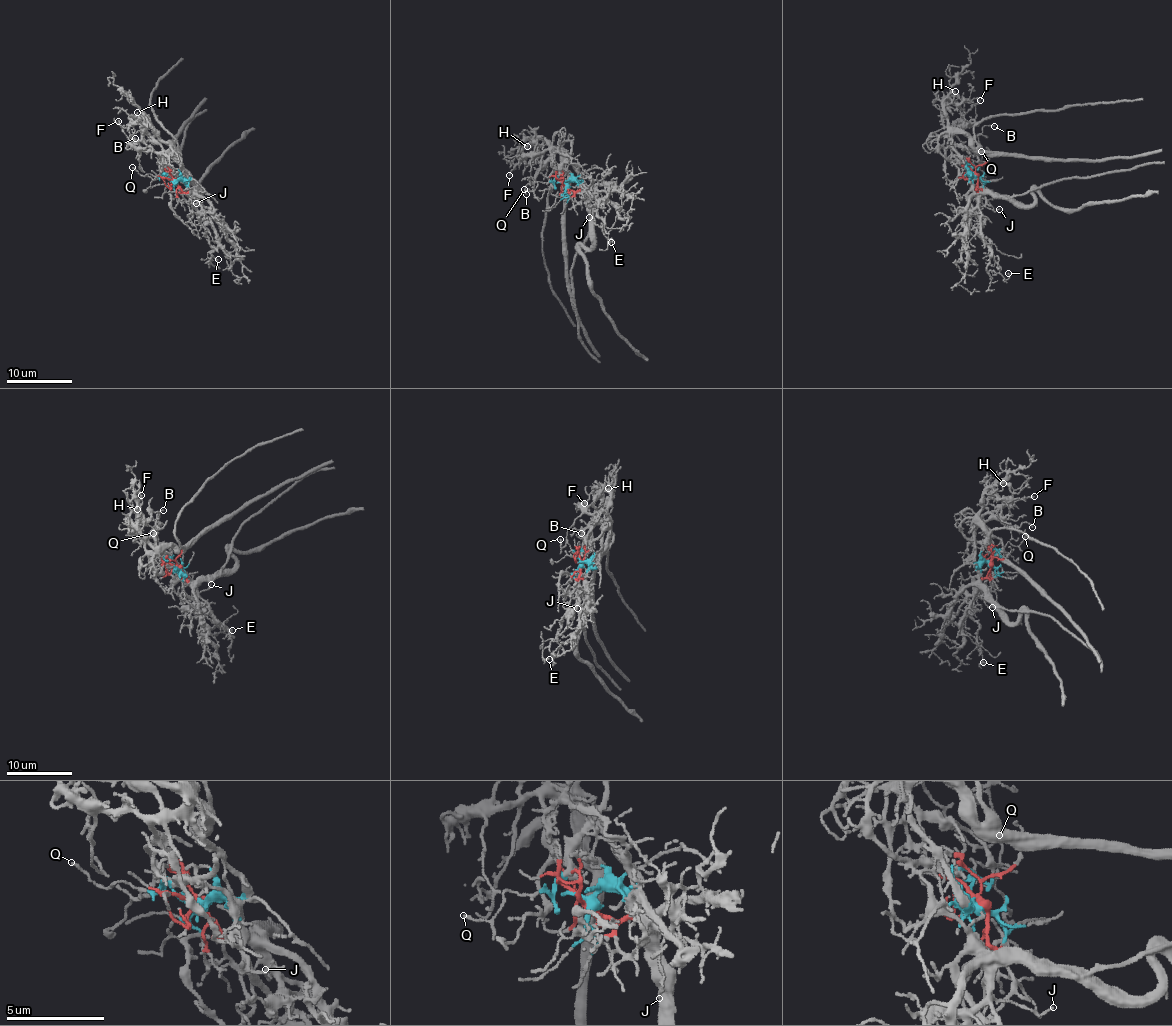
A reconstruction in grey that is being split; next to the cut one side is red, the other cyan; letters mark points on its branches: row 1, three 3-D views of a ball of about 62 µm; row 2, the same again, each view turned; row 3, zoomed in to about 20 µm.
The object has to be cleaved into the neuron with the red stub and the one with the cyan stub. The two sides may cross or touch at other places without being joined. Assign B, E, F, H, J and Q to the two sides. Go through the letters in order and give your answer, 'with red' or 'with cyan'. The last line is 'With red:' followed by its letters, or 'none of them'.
B: with cyan
E: with red
F: with cyan
H: with cyan
J: with red
Q: with cyan
With red: E, J

